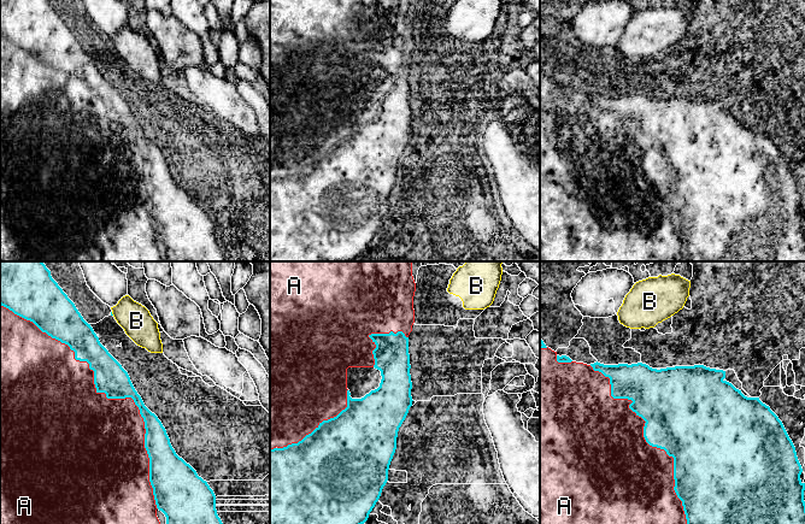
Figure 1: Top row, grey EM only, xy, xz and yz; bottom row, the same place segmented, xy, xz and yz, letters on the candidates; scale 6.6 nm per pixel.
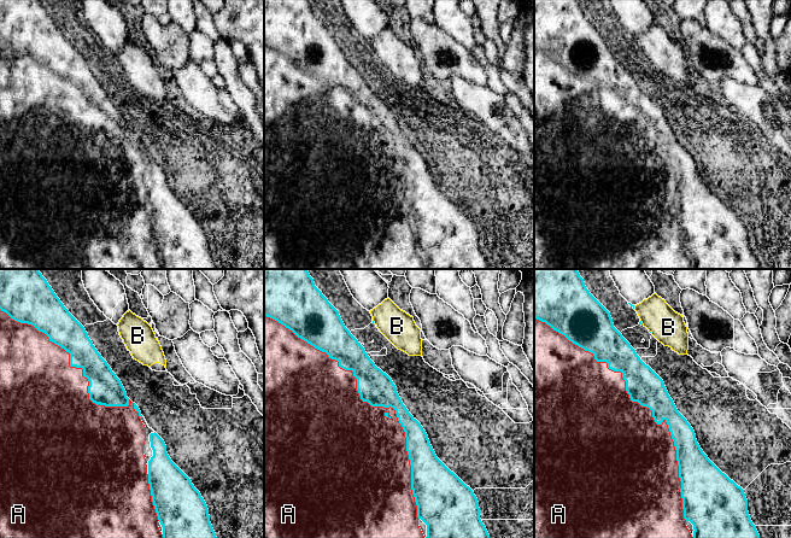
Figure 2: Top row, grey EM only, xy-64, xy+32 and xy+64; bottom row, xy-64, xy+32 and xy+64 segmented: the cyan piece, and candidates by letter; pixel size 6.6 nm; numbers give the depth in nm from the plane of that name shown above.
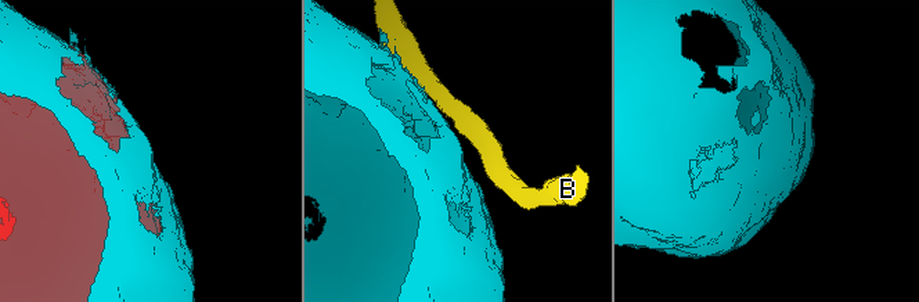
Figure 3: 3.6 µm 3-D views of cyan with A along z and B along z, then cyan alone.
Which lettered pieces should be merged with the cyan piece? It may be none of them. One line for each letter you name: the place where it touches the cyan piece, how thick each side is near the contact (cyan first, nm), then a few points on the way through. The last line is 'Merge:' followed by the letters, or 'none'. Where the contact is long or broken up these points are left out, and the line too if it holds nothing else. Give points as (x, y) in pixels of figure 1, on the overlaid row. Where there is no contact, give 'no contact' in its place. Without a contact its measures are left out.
A: meets cyan in xy at (109, 398); 220 nm thick on the cyan side, 500 nm on the other
Merge: A

